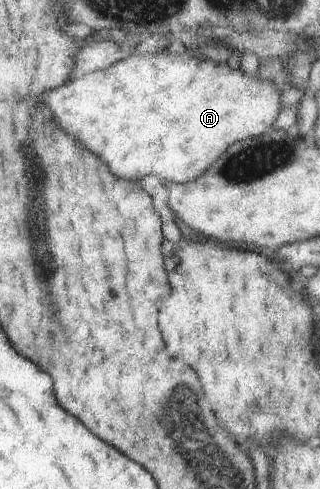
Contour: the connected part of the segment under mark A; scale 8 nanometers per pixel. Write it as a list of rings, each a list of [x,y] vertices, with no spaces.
[[[136,52],[112,68],[71,78],[64,86],[42,94],[42,102],[54,114],[56,124],[98,156],[114,176],[138,180],[152,174],[176,184],[198,178],[235,142],[266,133],[282,109],[276,82],[264,80],[258,74],[246,76],[238,63],[216,63],[192,52],[176,55]]]

